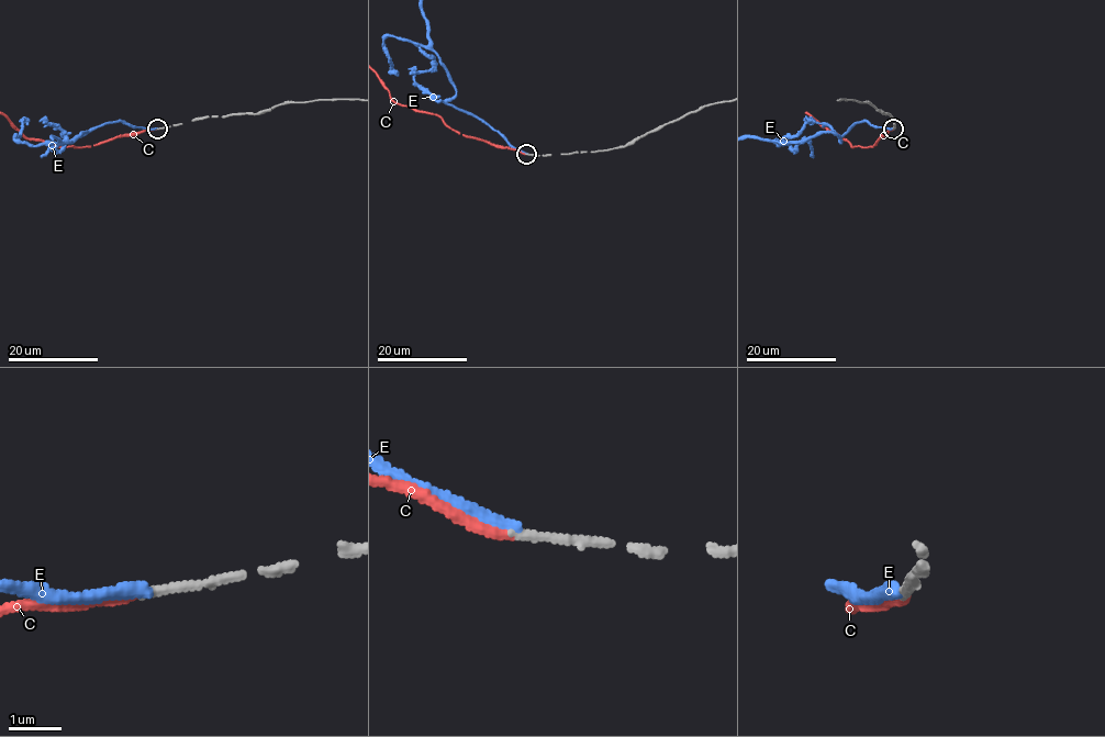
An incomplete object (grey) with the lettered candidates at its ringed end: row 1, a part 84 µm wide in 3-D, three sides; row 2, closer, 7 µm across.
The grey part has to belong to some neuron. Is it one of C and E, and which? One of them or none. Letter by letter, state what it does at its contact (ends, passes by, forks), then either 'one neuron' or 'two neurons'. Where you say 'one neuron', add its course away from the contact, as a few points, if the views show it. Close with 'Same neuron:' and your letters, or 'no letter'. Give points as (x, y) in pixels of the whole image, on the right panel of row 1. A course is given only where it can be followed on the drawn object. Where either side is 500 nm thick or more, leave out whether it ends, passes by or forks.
C: it ends | one neuron
E: it ends | two neurons
Same neuron: C

